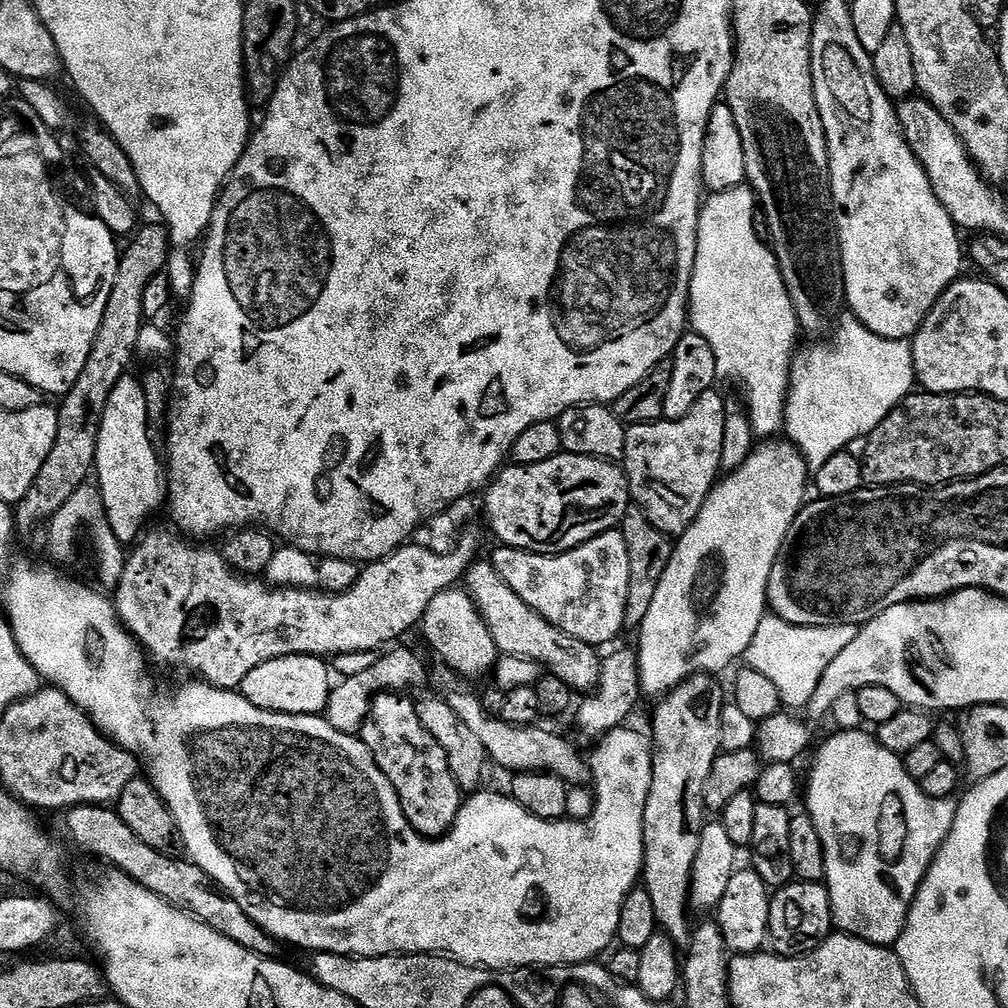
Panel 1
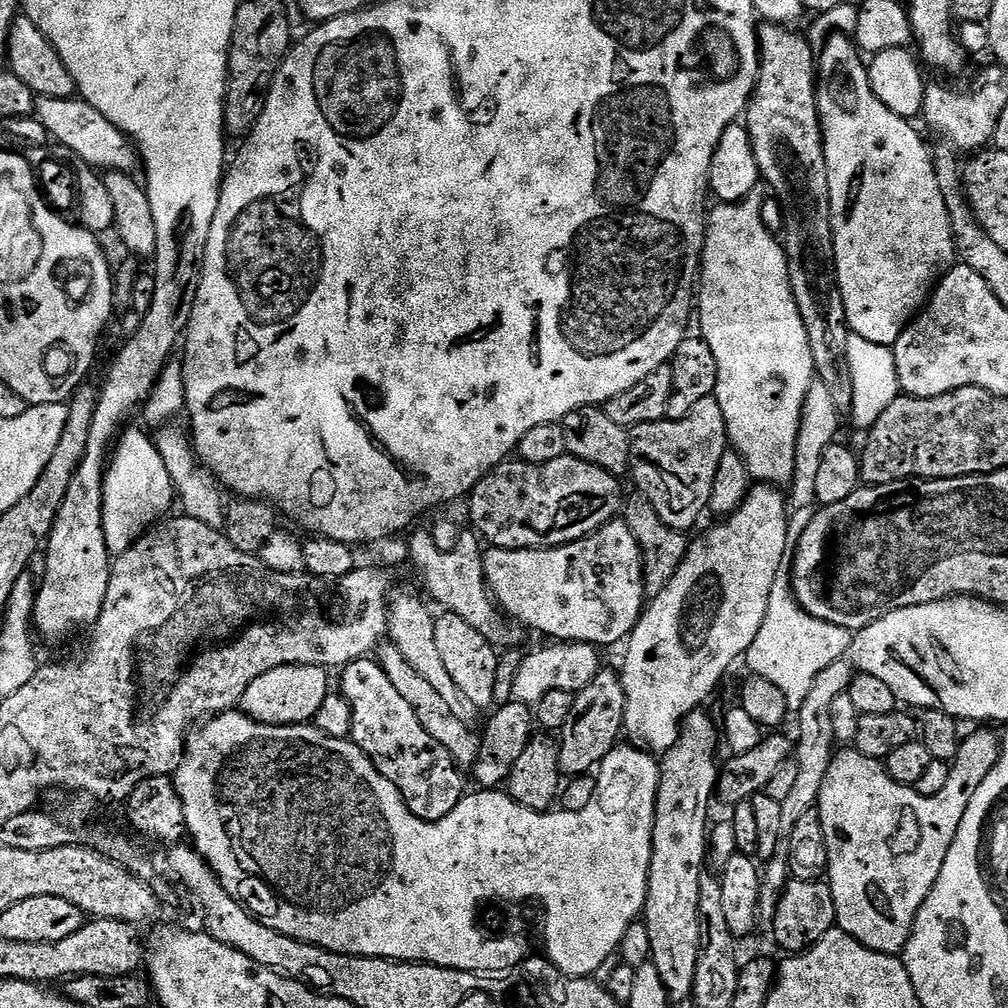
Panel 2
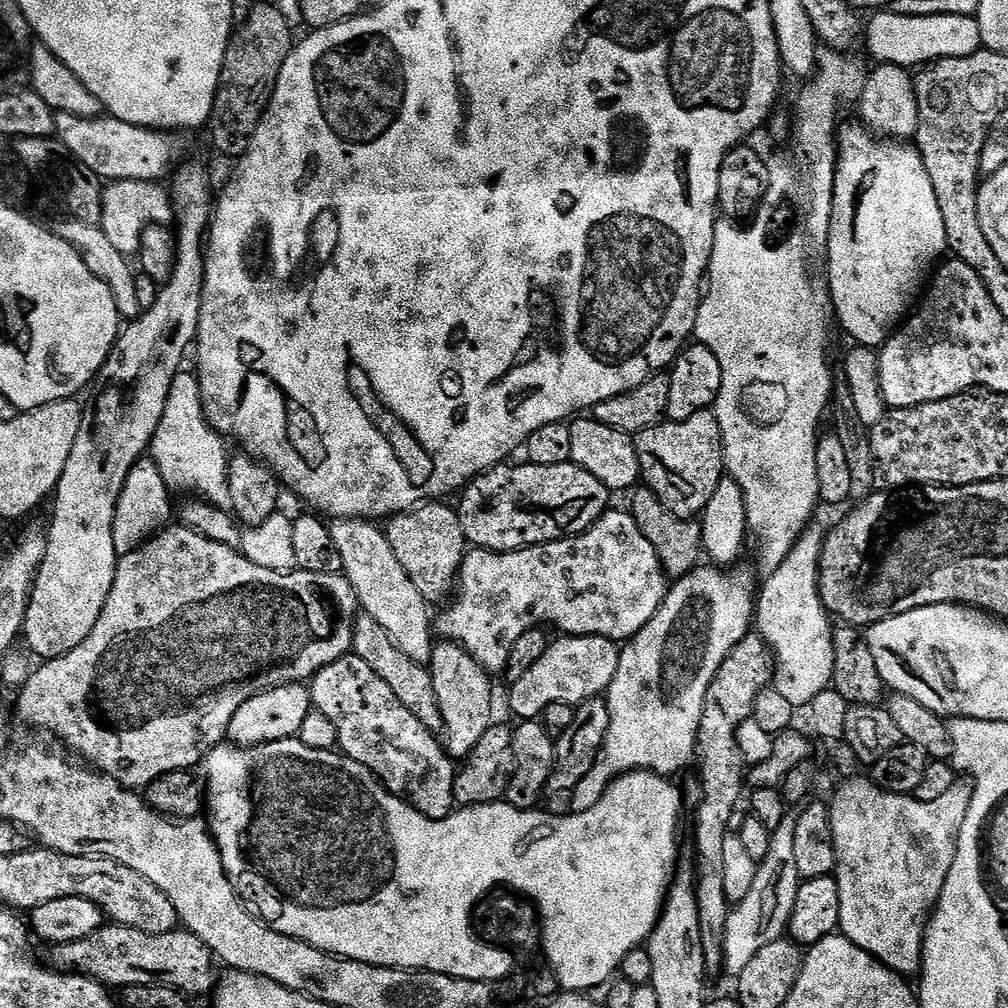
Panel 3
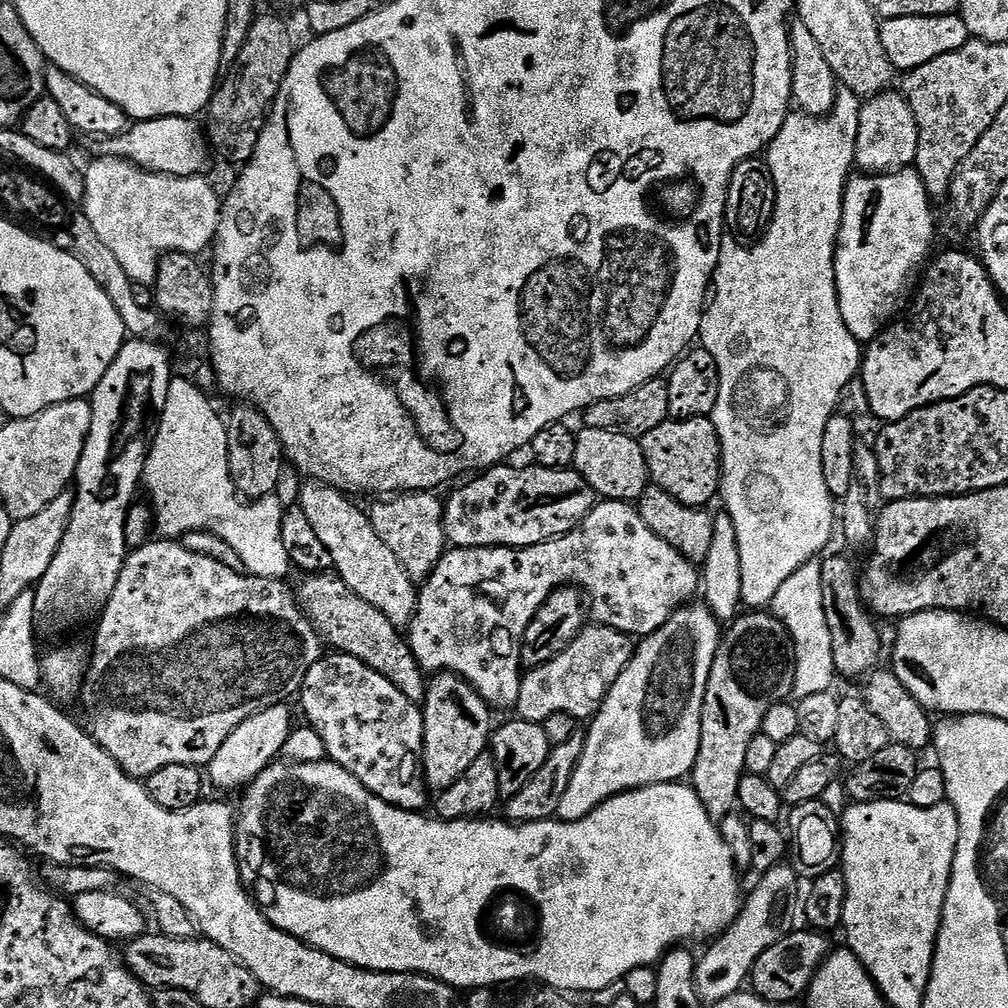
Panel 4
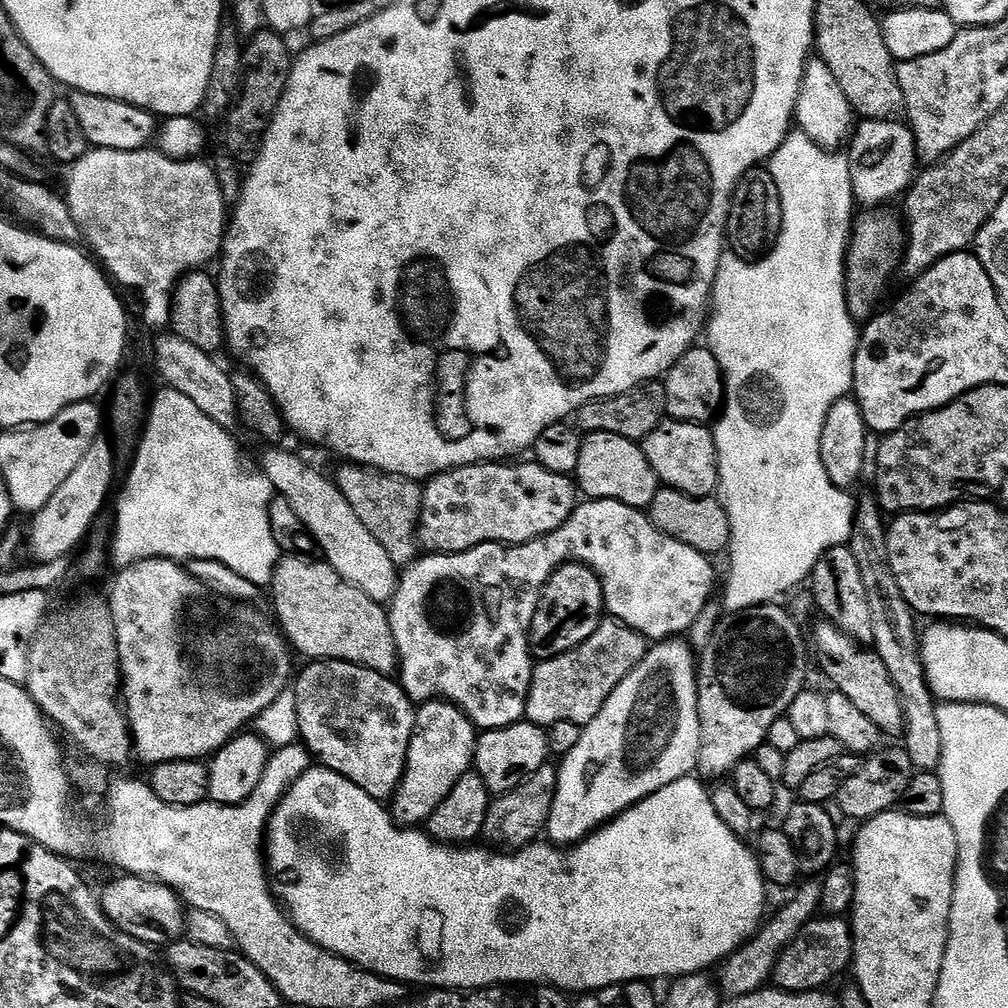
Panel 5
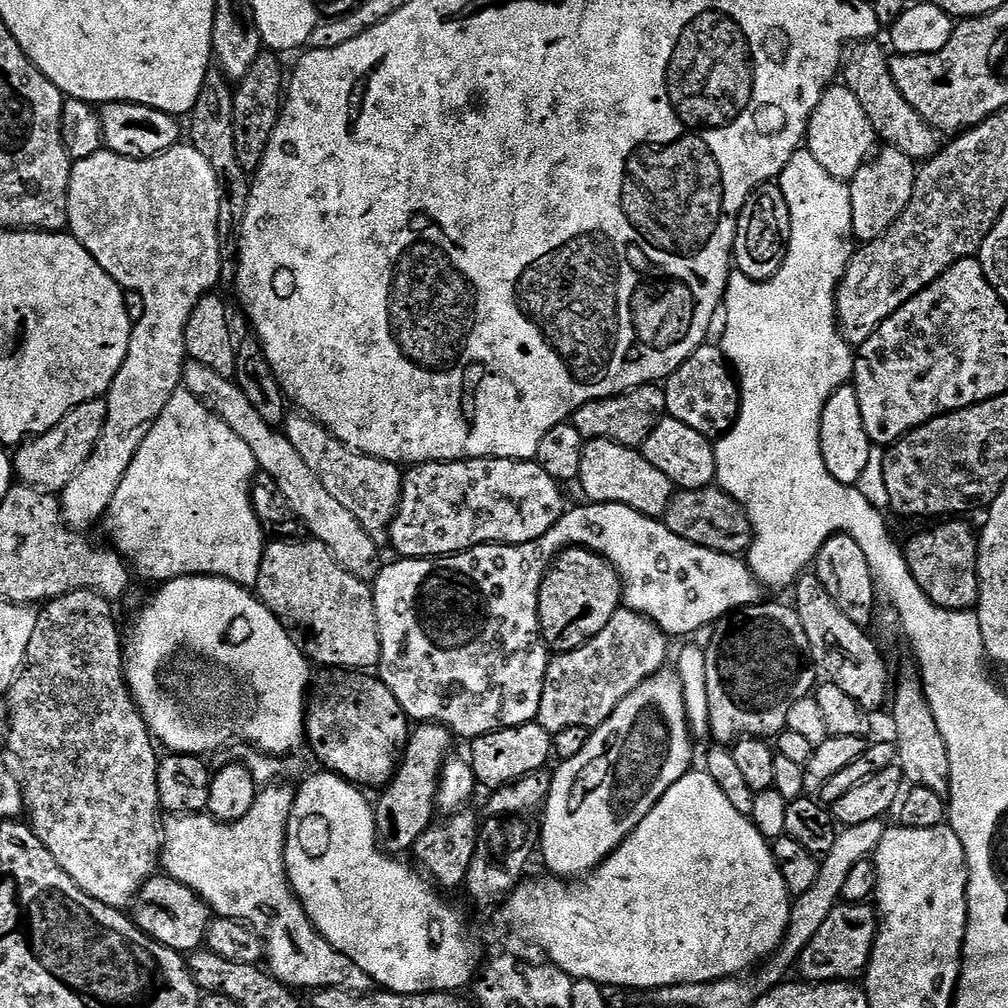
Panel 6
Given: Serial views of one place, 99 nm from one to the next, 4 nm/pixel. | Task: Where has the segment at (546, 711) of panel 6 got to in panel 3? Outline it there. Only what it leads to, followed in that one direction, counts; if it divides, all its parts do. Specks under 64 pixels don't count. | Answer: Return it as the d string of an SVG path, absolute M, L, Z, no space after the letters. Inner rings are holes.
M567 634L553 639L548 645L546 654L522 674L520 680L515 681L512 687L512 700L520 704L521 721L536 720L543 717L546 706L551 704L571 704L573 706L584 703L585 700L594 700L603 697L608 687L614 682L614 674L618 674L618 662L622 651L621 645L605 636L570 636Z

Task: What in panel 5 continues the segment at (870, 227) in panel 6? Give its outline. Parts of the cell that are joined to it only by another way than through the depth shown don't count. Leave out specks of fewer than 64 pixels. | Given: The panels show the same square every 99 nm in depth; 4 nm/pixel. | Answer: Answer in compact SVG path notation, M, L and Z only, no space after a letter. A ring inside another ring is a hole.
M861 119L855 125L846 148L848 165L850 166L850 182L852 194L857 205L865 204L868 210L876 210L888 206L895 196L903 197L911 188L917 175L918 153L916 139L907 123L895 120Z

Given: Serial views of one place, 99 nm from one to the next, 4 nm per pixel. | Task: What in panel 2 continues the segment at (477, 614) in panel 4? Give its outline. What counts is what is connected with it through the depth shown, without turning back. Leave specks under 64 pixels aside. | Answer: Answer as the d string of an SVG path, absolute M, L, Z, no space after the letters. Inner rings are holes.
M613 518L596 532L557 548L489 547L484 552L484 578L492 599L509 621L552 636L548 638L556 642L603 646L627 641L646 607L640 547L623 518Z

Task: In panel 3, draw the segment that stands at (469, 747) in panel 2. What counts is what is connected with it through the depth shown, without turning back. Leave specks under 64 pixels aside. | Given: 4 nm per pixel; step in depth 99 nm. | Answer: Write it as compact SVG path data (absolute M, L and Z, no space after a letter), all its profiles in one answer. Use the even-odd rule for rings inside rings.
M365 614L357 615L352 629L352 652L362 658L362 662L366 662L366 666L370 666L370 670L374 670L374 674L378 674L378 678L382 678L382 682L390 686L390 690L394 690L398 702L402 702L402 706L406 706L406 710L410 710L410 714L414 714L414 718L422 722L422 726L433 730L443 729L444 723L438 698L434 694L431 671L425 665L414 662L414 658L402 654L394 646L390 634L386 634L386 630L374 618Z

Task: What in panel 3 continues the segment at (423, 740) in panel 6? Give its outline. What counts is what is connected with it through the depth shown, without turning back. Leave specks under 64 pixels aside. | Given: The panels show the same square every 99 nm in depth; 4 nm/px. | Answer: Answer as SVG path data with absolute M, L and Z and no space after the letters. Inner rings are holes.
M440 642L432 649L430 671L434 694L442 714L442 743L453 761L463 761L478 746L478 741L494 723L492 717L493 677L460 644Z

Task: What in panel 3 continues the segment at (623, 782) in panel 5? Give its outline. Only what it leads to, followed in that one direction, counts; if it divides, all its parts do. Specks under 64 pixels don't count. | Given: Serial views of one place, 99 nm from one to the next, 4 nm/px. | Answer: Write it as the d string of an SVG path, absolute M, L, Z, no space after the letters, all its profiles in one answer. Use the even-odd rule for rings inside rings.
M701 566L669 587L654 618L650 618L650 622L642 626L638 635L623 645L618 674L614 674L614 682L606 693L610 730L604 739L604 749L600 751L599 760L590 774L586 774L586 778L582 778L582 782L578 782L570 794L572 812L585 812L593 808L608 785L625 772L654 772L661 778L667 778L682 771L691 760L693 763L698 752L706 690L710 690L710 682L714 682L714 674L718 674L718 666L722 666L726 654L730 654L730 650L734 650L734 646L738 646L738 642L749 635L754 624L754 605L757 599L758 584L740 566L731 570Z

